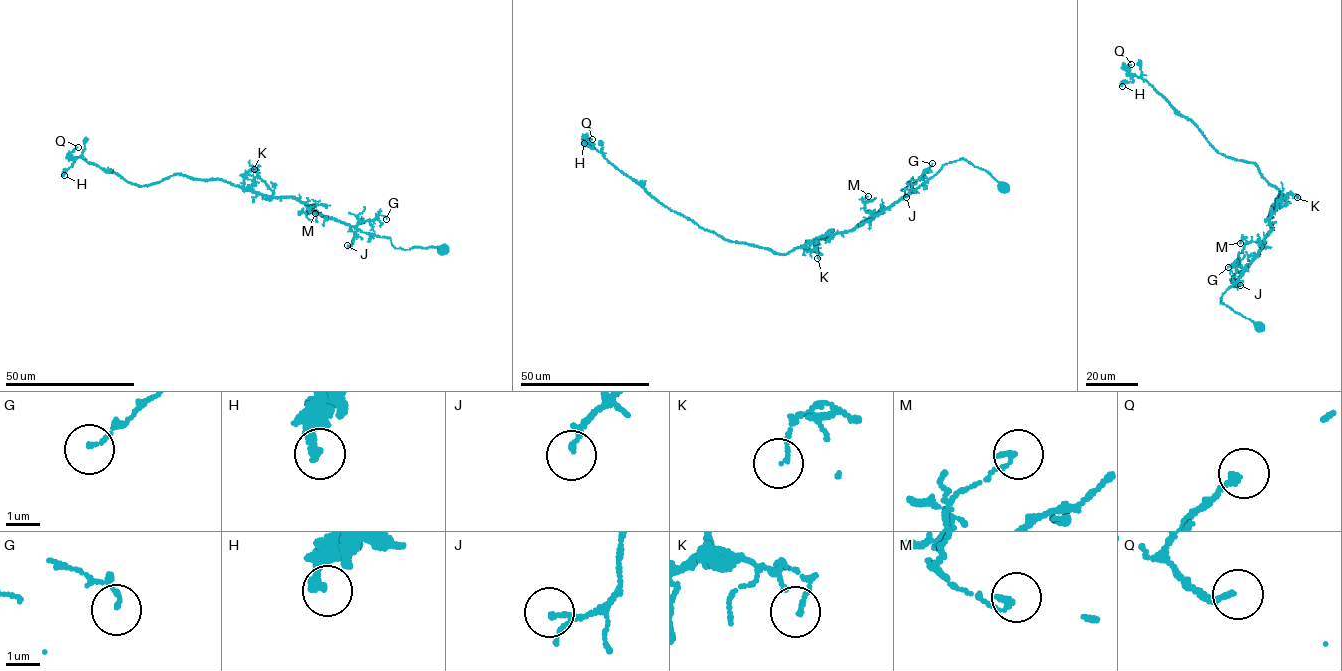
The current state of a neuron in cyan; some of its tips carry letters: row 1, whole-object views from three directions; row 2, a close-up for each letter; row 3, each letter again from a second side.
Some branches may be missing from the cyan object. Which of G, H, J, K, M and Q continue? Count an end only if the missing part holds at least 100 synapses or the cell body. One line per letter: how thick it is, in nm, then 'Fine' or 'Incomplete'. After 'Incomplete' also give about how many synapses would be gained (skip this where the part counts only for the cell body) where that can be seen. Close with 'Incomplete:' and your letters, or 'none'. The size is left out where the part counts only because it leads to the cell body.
G: Thickness 100 nm. Fine
H: Thickness 280 nm. Fine
J: Thickness 100 nm. Fine
K: Thickness 110 nm. Fine
M: Thickness 150 nm. Fine
Q: Thickness 160 nm. Fine
Incomplete: none

